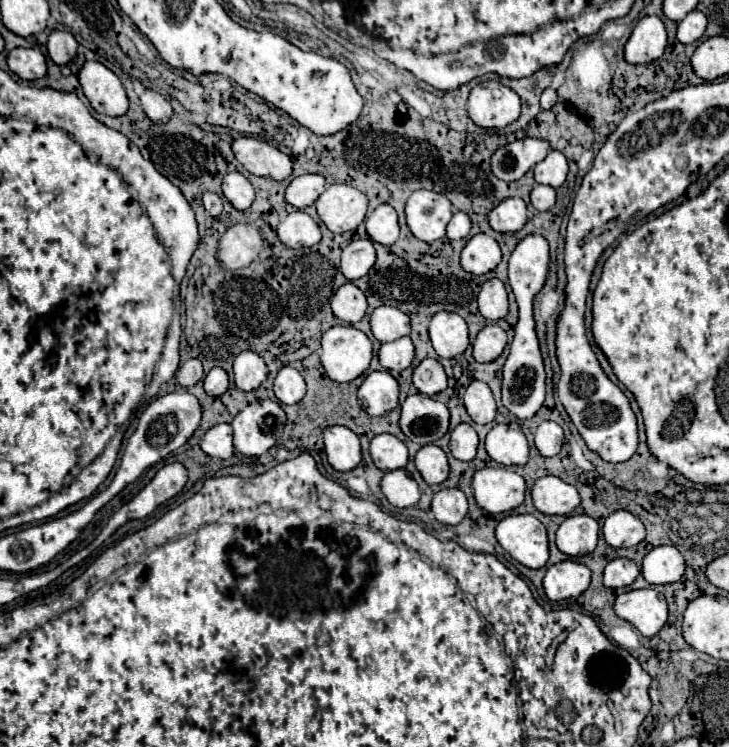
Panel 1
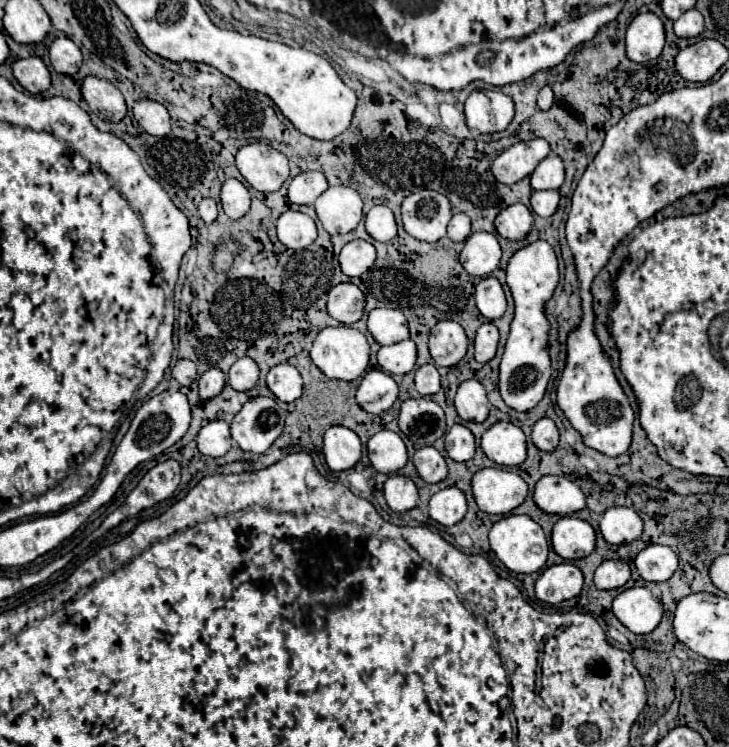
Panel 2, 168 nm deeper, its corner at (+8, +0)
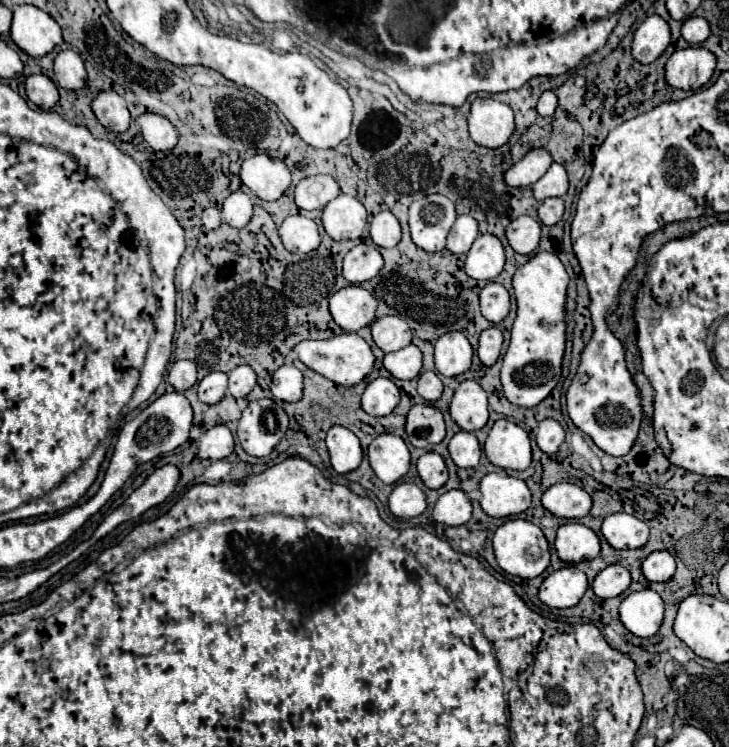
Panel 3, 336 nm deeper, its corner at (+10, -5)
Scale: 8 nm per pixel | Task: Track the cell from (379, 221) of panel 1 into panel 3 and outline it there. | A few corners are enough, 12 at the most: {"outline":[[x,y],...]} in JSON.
{"outline":[[390,211],[372,219],[370,235],[378,247],[402,239],[400,221]]}

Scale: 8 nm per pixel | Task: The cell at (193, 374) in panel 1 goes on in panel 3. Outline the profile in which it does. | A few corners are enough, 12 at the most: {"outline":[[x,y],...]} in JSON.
{"outline":[[174,361],[168,381],[176,391],[196,383],[192,361]]}

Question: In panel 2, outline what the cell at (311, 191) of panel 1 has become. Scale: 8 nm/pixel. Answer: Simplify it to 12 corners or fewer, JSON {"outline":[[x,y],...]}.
{"outline":[[302,172],[290,180],[288,200],[312,206],[328,188],[322,172]]}

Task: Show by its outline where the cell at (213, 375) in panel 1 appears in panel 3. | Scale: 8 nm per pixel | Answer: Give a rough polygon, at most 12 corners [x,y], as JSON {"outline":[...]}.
{"outline":[[212,371],[198,383],[198,399],[214,405],[226,395],[228,377]]}

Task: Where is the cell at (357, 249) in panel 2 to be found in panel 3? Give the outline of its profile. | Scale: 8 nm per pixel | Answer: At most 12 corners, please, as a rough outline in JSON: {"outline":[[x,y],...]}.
{"outline":[[356,245],[344,257],[344,277],[358,285],[382,269],[376,247]]}

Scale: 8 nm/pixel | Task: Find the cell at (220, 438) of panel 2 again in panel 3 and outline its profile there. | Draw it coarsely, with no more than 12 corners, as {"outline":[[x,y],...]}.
{"outline":[[216,425],[198,443],[202,459],[224,459],[234,451],[226,425]]}

